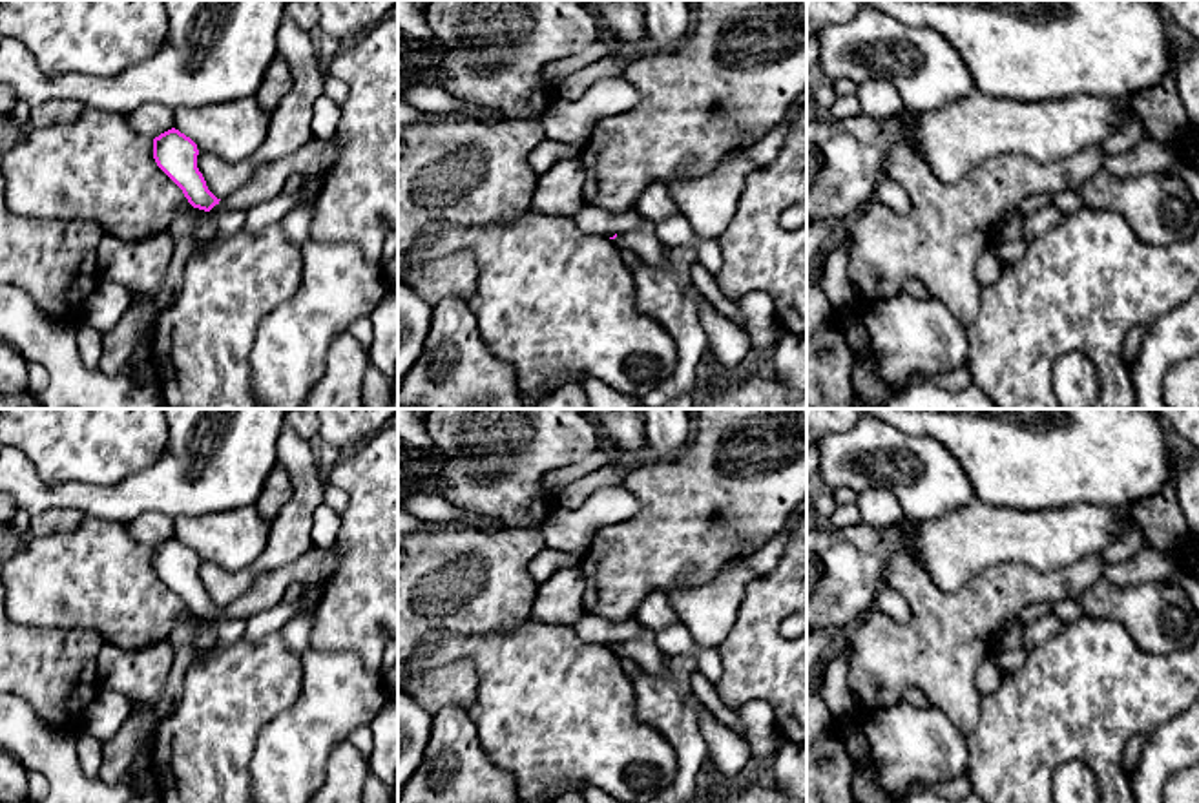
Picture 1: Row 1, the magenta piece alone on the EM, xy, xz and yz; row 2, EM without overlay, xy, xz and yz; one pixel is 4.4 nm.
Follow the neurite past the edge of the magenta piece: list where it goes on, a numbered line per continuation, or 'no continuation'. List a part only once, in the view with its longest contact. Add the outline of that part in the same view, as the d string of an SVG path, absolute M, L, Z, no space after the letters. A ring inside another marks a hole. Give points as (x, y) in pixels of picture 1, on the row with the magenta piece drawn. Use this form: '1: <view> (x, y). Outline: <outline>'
1: xy (229, 221). Outline: M219 201L212 212L217 215L217 235L214 239L203 237L201 248L206 248L224 237L232 237L245 228L246 210L230 210Z

